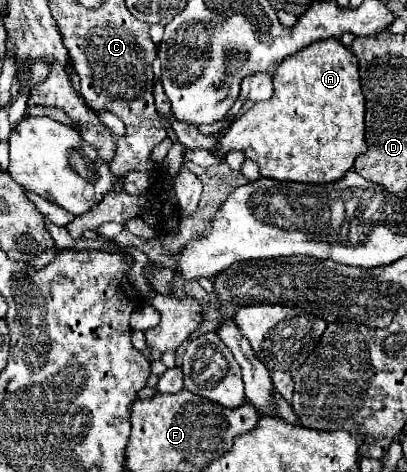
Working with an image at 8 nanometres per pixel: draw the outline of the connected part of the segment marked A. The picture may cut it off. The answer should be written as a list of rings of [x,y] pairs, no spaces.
[[[339,39],[315,41],[313,45],[301,49],[283,59],[273,75],[275,93],[269,101],[255,103],[245,111],[227,135],[221,137],[217,147],[211,151],[215,157],[225,159],[229,151],[241,151],[247,159],[259,165],[259,173],[275,181],[299,181],[299,183],[333,183],[339,181],[351,167],[357,155],[365,153],[365,99],[359,85],[357,57],[339,43]]]

